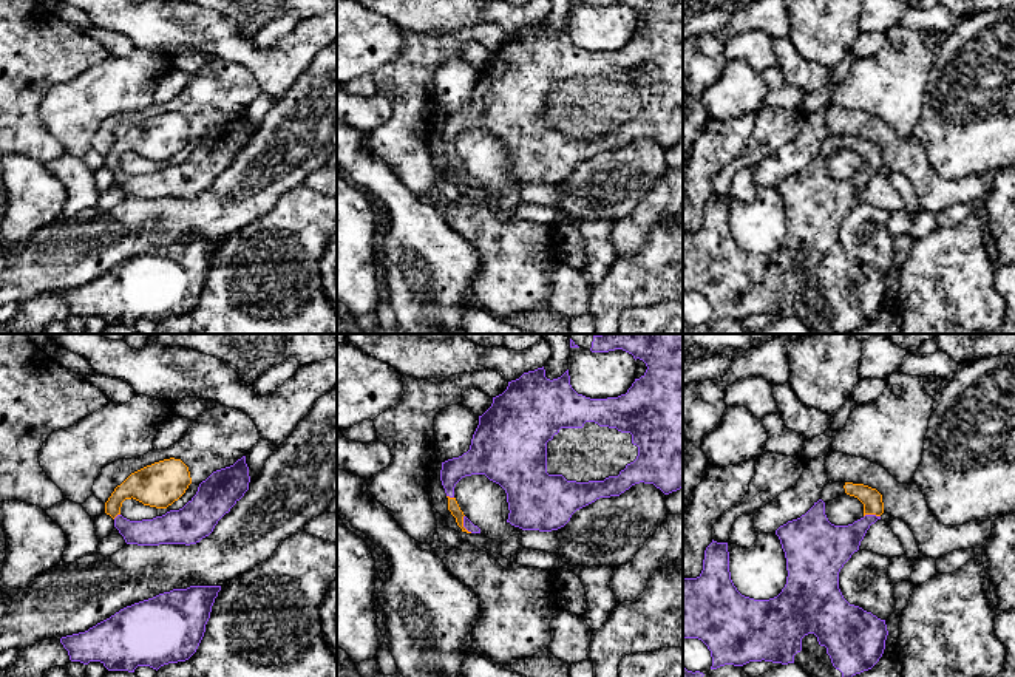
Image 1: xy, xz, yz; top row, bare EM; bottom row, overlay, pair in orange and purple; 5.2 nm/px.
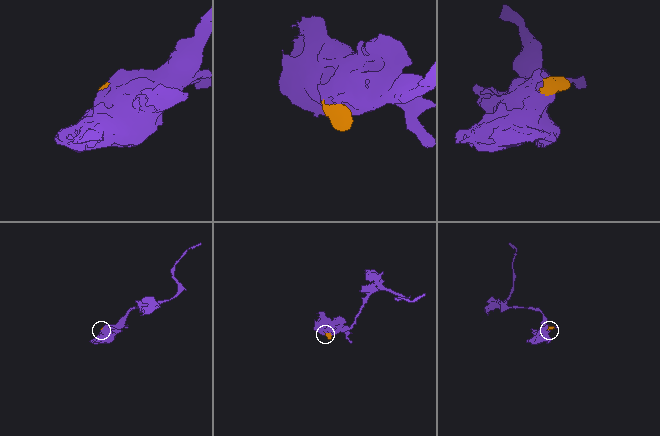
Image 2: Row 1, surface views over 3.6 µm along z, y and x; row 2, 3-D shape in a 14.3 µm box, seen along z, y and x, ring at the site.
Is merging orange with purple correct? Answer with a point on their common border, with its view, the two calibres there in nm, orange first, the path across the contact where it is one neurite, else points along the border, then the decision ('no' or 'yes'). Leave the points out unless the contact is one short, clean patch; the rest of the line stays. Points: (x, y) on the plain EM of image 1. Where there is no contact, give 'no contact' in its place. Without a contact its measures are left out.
contact xz (462, 178); calibres 60 and 50 nm; yes

